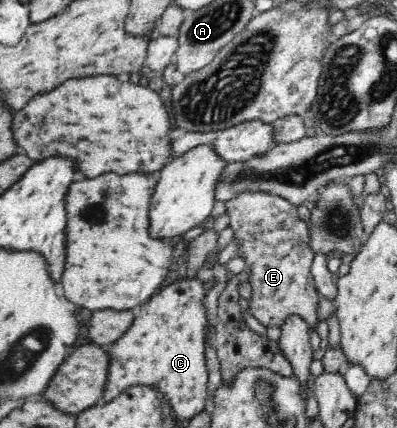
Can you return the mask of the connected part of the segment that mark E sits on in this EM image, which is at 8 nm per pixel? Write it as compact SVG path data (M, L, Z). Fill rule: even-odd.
M262 192L245 193L226 201L224 206L229 218L228 227L234 232L237 257L244 260L244 272L249 276L251 295L247 300L247 312L266 330L273 326L280 329L289 316L302 317L314 329L318 323L316 308L319 296L311 273L315 252L311 248L276 246L282 244L282 240L290 240L290 244L302 244L306 238L306 242L310 242L307 223L300 220L298 209L284 198Z

